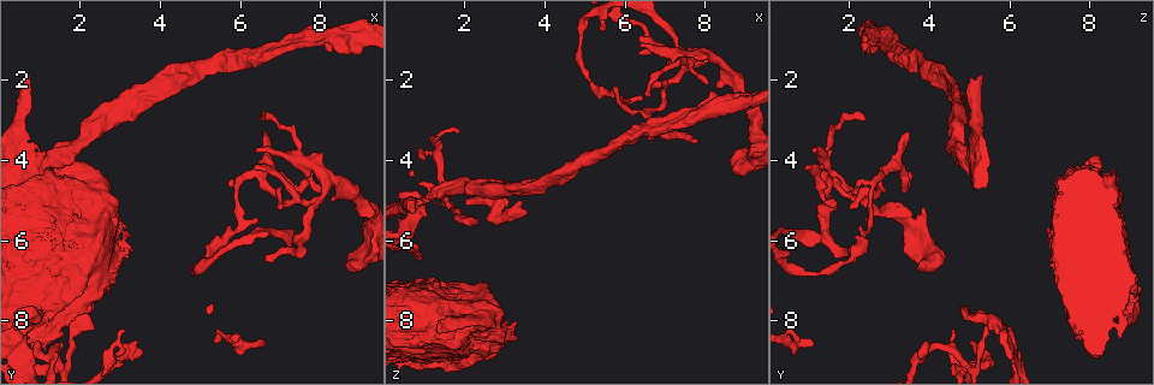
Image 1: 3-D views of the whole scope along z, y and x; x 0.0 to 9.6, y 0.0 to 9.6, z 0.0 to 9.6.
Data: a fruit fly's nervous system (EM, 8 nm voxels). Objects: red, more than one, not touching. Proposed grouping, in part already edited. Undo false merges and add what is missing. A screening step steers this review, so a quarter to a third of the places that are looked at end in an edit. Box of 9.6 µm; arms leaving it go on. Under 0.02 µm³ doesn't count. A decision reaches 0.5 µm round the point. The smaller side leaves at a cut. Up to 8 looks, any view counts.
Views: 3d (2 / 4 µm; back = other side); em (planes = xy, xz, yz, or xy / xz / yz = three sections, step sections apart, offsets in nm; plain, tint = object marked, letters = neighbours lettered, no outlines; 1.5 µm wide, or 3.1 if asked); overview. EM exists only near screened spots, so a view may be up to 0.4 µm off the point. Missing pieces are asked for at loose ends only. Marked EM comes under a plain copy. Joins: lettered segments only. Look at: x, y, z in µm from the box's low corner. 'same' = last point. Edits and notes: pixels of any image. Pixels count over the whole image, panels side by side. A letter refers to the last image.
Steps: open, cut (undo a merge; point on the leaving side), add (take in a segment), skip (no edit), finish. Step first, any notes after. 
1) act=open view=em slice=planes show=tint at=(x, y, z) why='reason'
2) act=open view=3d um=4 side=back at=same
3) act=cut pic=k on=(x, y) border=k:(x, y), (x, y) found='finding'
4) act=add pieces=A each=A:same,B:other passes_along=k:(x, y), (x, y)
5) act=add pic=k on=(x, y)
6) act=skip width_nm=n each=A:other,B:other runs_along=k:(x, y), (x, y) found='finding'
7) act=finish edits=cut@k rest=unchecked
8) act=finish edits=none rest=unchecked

act=open view=em slice=planes show=letters at=(0.65, 1.85, 5.30)

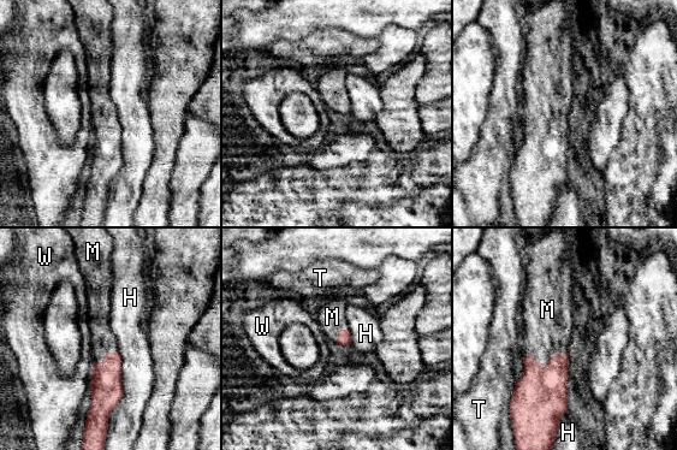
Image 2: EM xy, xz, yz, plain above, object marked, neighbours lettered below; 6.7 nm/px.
act=add pieces=M longest_contact=H:500nm each=H:other,M:same,T:other,W:other passes_along=2:(540, 398), (546, 363), (547, 330) found='the neuron continues'

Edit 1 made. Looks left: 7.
act=open view=overview why='see it whole again'

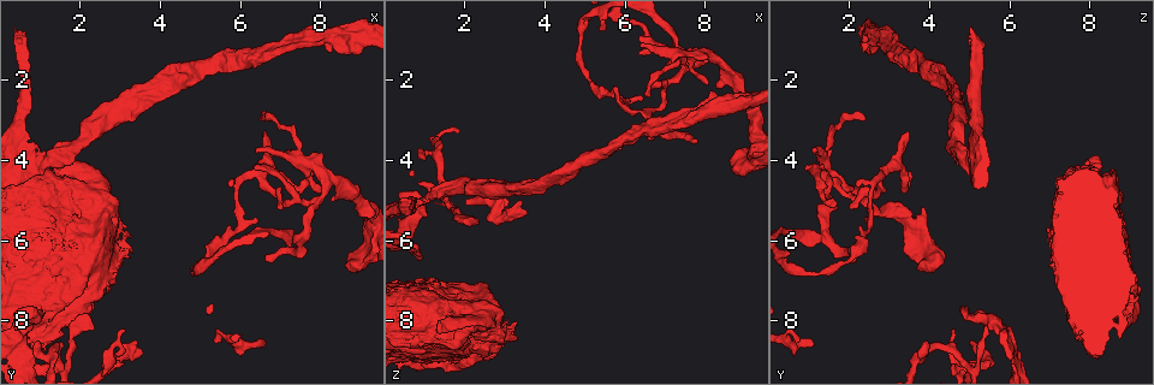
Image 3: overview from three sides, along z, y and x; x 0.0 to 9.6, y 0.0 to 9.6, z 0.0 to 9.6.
act=open view=em slice=planes show=letters at=(6.45, 3.75, 1.10) why='free end'

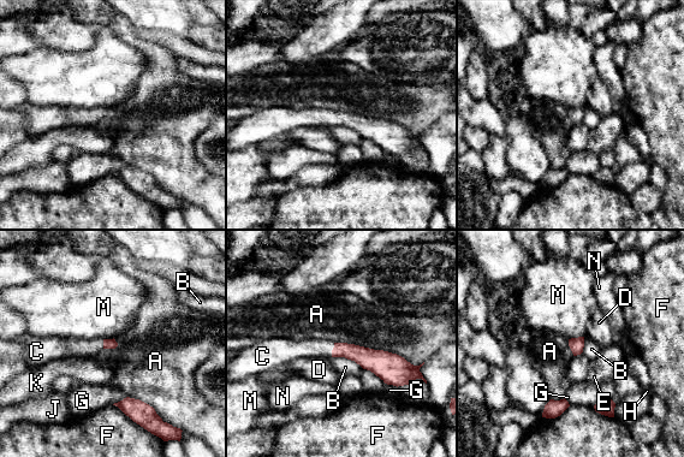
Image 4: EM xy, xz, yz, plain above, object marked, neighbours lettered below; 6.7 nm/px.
act=add pieces=C each=A:other,B:other,C:same,D:other,E:other,F:other,G:other,H:other,J:other,K:other,M:other,N:other passes_along=4:(368, 358), (332, 350), (302, 349) found='the neuron continues'

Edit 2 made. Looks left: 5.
act=open view=em slice=planes show=letters at=(3.25, 6.20, 8.45) why='thick end'

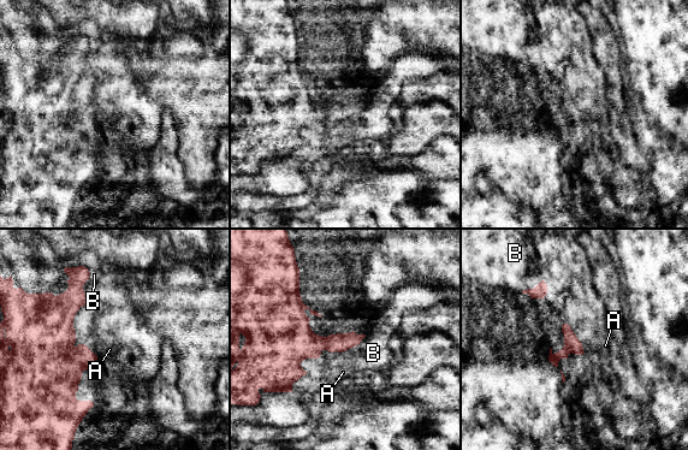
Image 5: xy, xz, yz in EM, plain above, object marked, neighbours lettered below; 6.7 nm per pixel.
act=skip longest_contact=B:190nm each=A:other,B:other found='none of them fits'

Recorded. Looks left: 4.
act=finish edits=add@2,add@4 rest=unchecked

